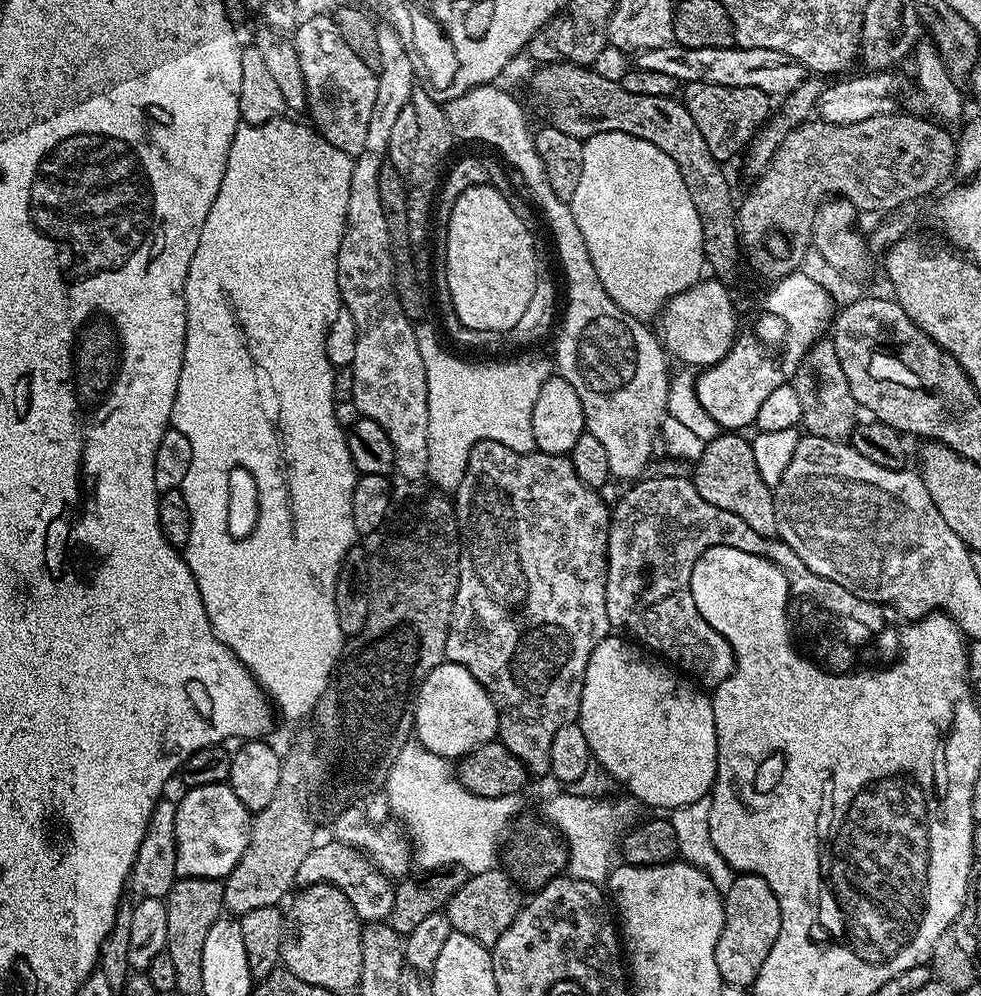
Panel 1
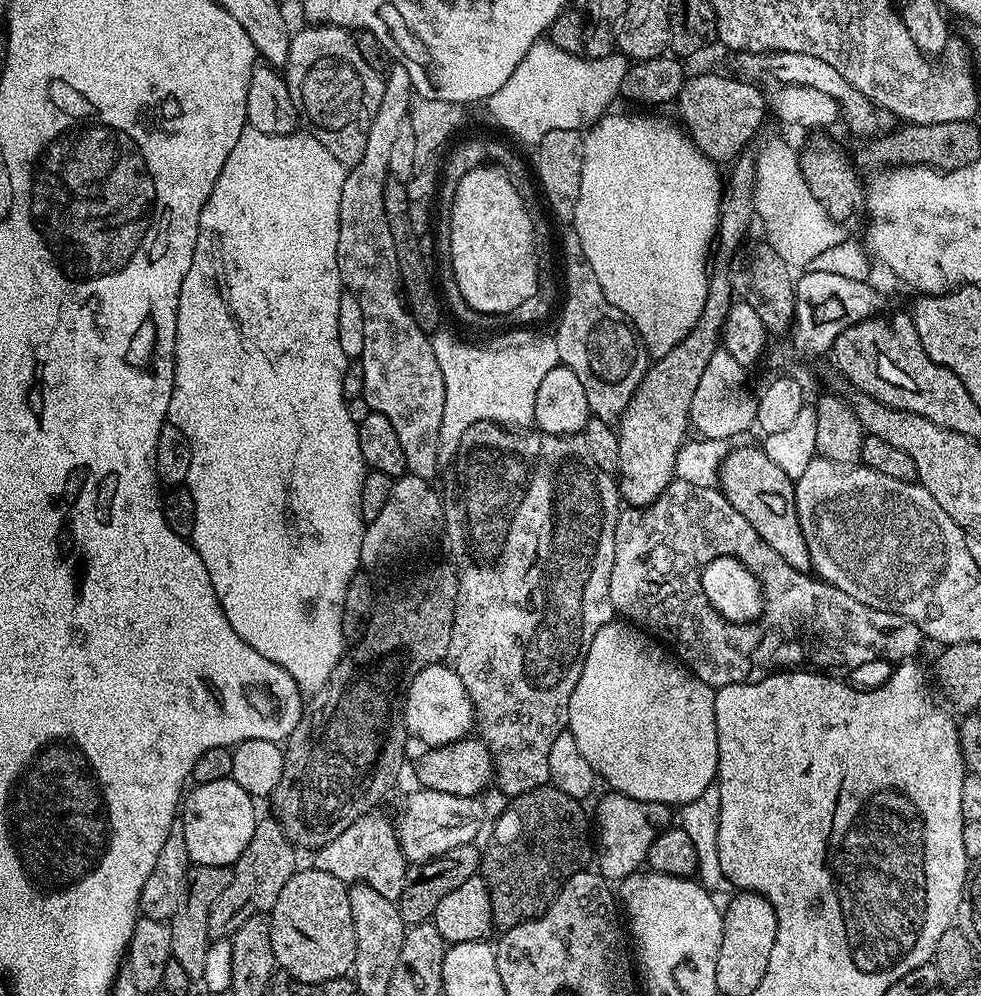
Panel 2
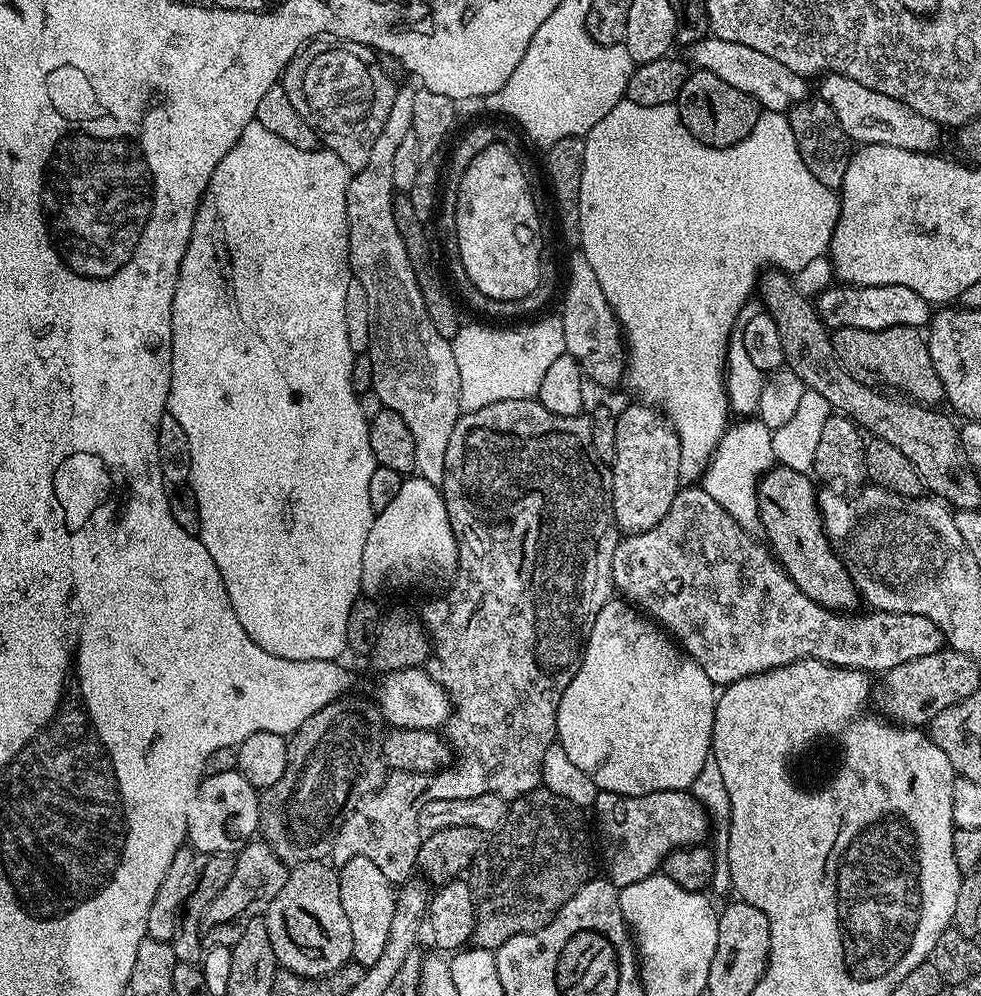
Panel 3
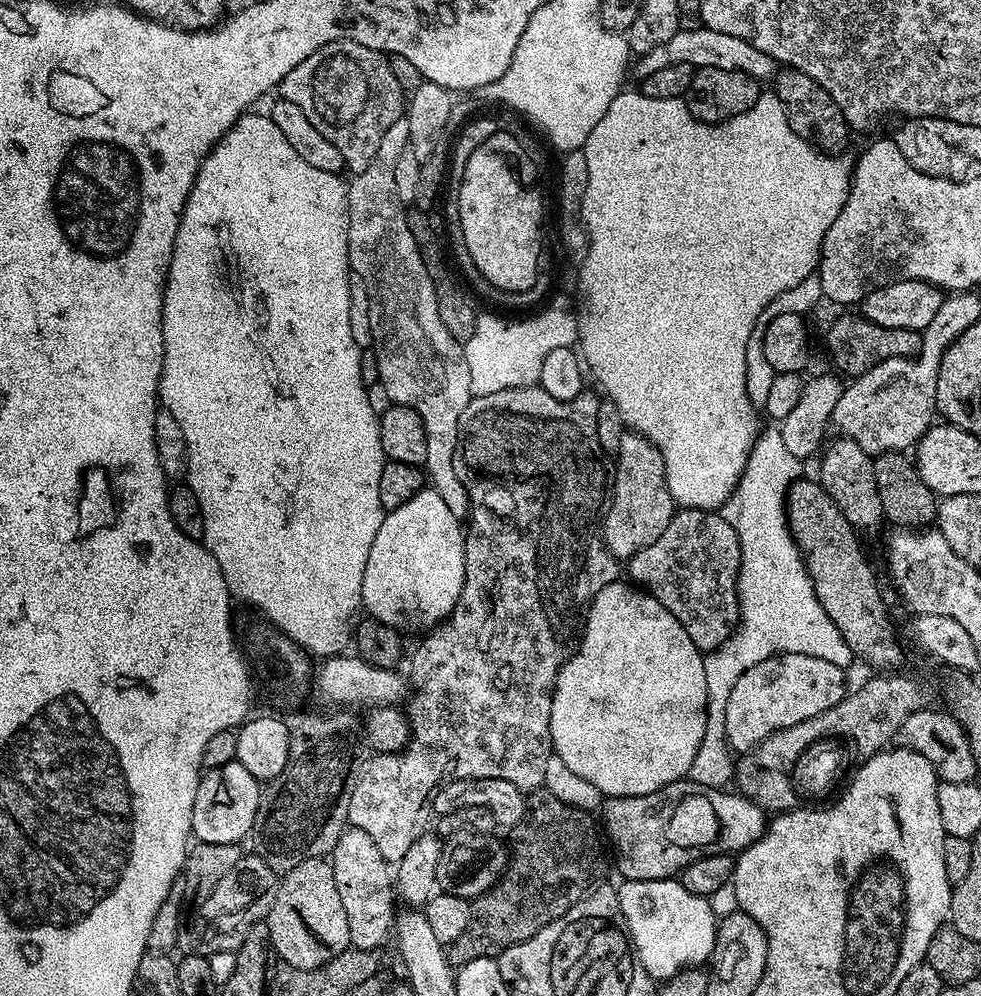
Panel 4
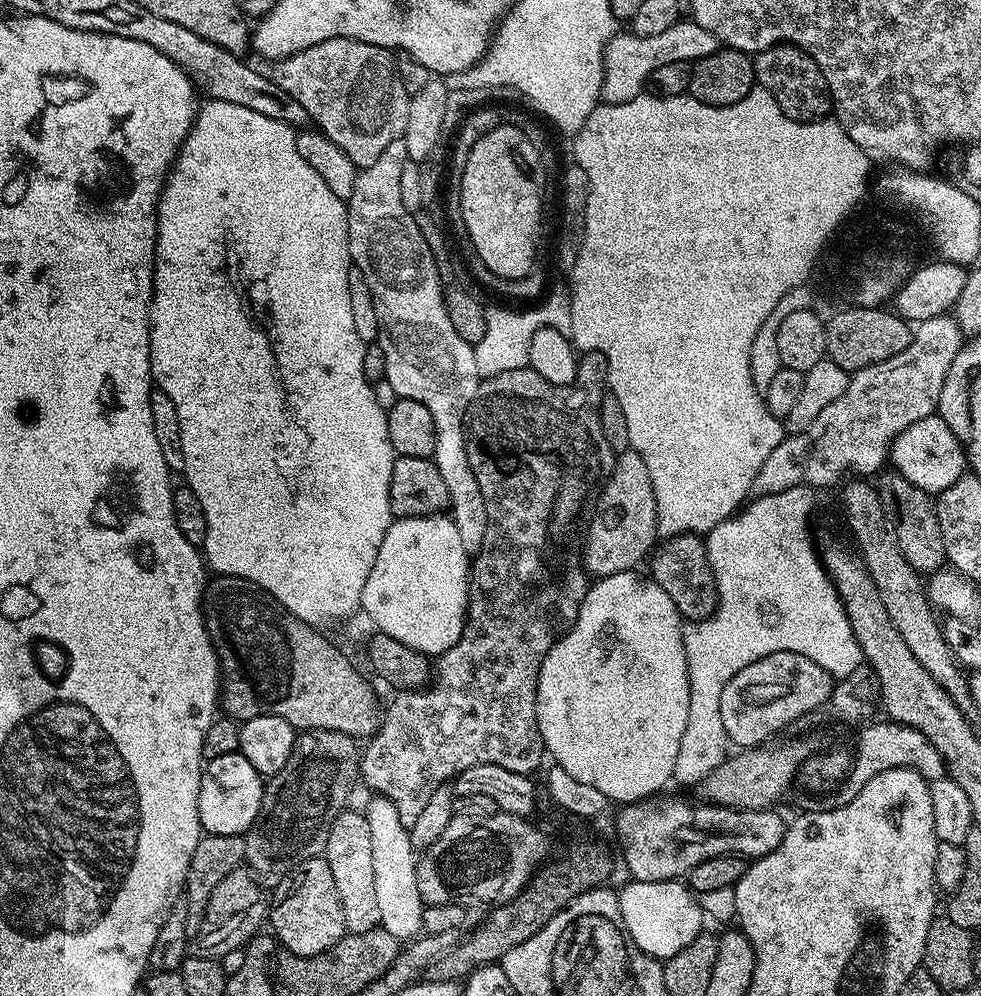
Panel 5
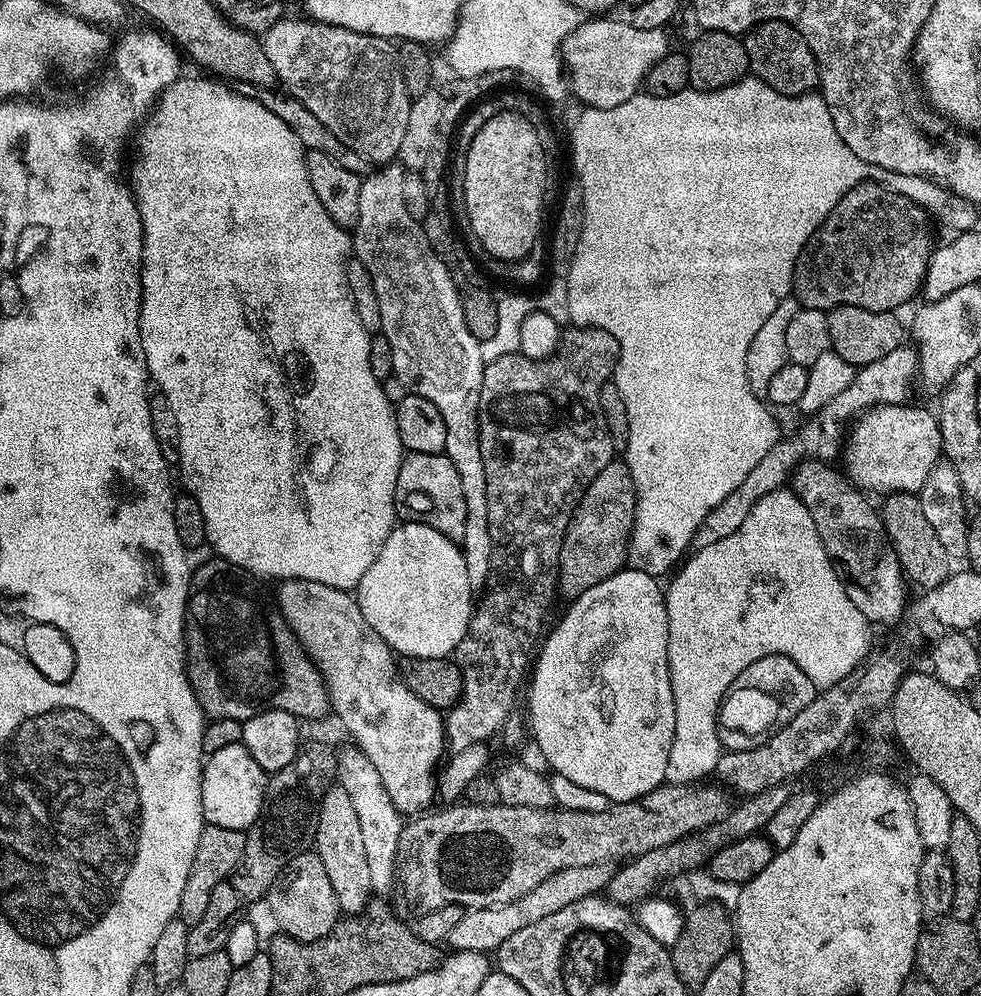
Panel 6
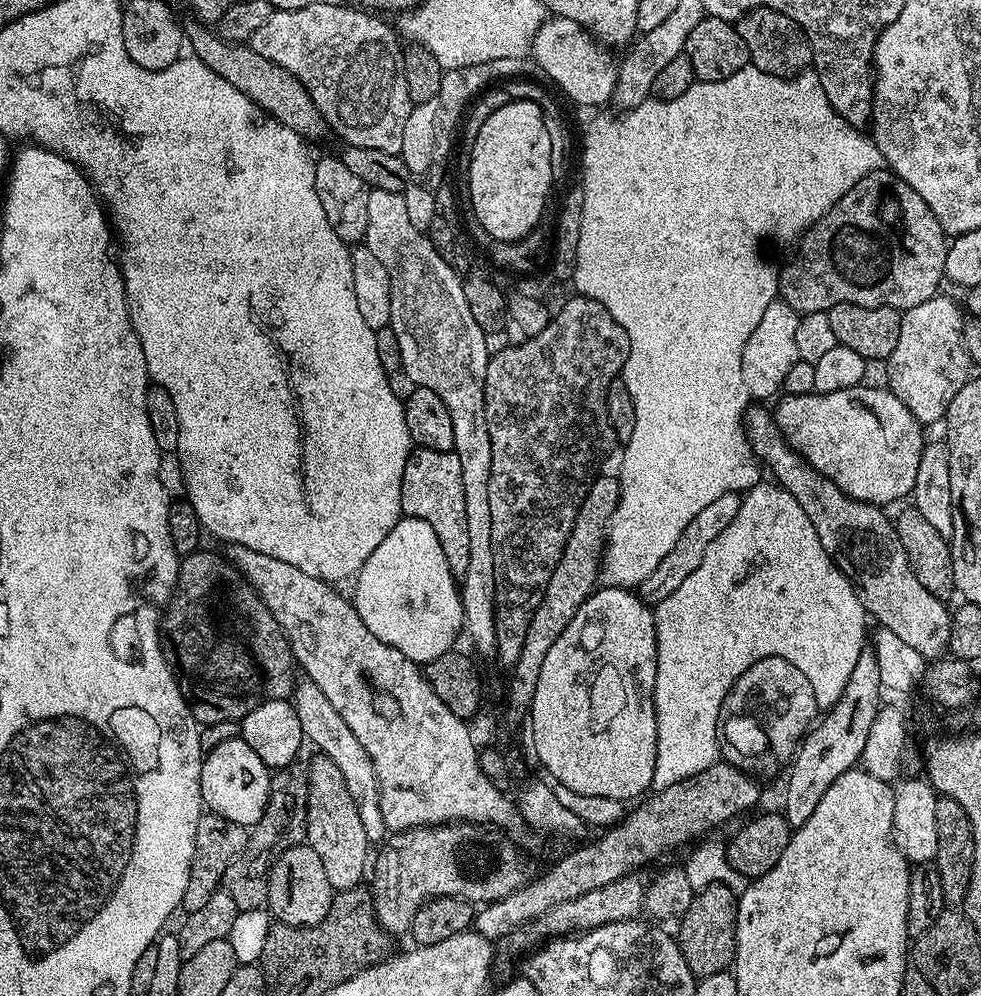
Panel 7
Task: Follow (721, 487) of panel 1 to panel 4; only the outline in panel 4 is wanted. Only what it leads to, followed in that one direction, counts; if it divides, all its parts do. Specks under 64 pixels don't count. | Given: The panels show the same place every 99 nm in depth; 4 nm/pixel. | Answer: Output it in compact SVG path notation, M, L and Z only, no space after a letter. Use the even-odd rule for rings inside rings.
M815 479L793 480L788 488L786 511L788 529L798 546L808 576L822 602L822 610L830 614L830 622L838 626L842 638L850 646L853 657L865 660L872 670L900 670L904 664L904 652L896 637L896 628L888 617L884 596L876 585L876 576L860 553L857 529L838 510L834 498L826 494Z

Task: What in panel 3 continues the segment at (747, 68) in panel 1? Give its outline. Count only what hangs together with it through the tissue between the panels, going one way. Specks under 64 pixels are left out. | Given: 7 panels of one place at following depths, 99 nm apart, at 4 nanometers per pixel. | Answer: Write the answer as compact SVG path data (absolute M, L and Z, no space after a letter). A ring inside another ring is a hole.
M829 71L820 82L819 99L833 108L848 139L857 145L898 146L898 150L929 154L939 149L936 147L940 144L941 124L926 118L926 114L918 114L918 110L906 106L906 102L898 102L898 98L890 98L890 94L878 94L878 90L870 90L870 86L862 86L862 82L854 82L854 78L833 71Z

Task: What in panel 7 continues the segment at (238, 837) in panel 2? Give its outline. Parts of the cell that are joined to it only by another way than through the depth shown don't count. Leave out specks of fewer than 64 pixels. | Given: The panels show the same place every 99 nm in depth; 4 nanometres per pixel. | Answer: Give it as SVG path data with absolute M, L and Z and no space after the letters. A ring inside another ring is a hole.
M239 738L230 742L222 742L222 746L214 746L204 757L202 774L200 775L200 798L203 807L210 812L217 812L230 822L238 822L251 826L262 818L268 805L268 791L272 785L270 769L264 765L262 758L246 746Z

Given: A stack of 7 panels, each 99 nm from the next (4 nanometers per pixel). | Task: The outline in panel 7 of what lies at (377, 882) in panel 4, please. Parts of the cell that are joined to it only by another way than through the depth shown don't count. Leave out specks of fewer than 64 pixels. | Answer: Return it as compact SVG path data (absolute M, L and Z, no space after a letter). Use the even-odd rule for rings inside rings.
M321 754L314 755L308 770L308 835L306 843L309 848L322 858L322 867L326 869L326 878L330 878L330 886L336 892L353 888L365 879L364 863L369 863L370 845L366 838L366 830L362 830L362 818L358 818L358 806L354 798L350 798L350 790L346 788L346 778L342 778L342 770Z

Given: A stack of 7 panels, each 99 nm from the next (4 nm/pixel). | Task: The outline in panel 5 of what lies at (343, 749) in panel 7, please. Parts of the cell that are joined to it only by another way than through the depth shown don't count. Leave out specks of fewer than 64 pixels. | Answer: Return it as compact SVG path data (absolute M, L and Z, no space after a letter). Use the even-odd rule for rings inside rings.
M373 795L363 809L366 826L370 826L370 847L374 858L374 895L378 902L379 927L401 942L411 941L422 932L423 898L418 894L416 877L417 849L412 847L410 828L385 796Z

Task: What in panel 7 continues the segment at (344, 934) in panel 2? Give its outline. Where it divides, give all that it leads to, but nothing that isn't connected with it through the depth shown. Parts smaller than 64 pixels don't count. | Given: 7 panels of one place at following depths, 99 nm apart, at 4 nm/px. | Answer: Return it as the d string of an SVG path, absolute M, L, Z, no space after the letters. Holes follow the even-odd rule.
M307 843L295 844L276 857L272 868L268 871L268 903L267 911L279 923L290 926L314 926L326 918L334 899L334 889L330 886L330 878L326 878L326 869L322 867L322 858L314 854Z

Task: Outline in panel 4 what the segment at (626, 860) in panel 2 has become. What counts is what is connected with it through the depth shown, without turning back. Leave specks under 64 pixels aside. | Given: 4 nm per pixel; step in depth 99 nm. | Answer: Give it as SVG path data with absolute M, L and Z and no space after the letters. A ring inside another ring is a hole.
M687 778L670 782L670 786L654 790L654 794L609 796L603 801L598 816L607 843L610 848L612 843L616 851L614 868L621 872L624 880L666 880L679 877L680 871L690 866L690 862L698 862L698 858L707 856L739 854L758 842L766 831L765 809L759 808L753 800L746 799L739 791L707 788Z

